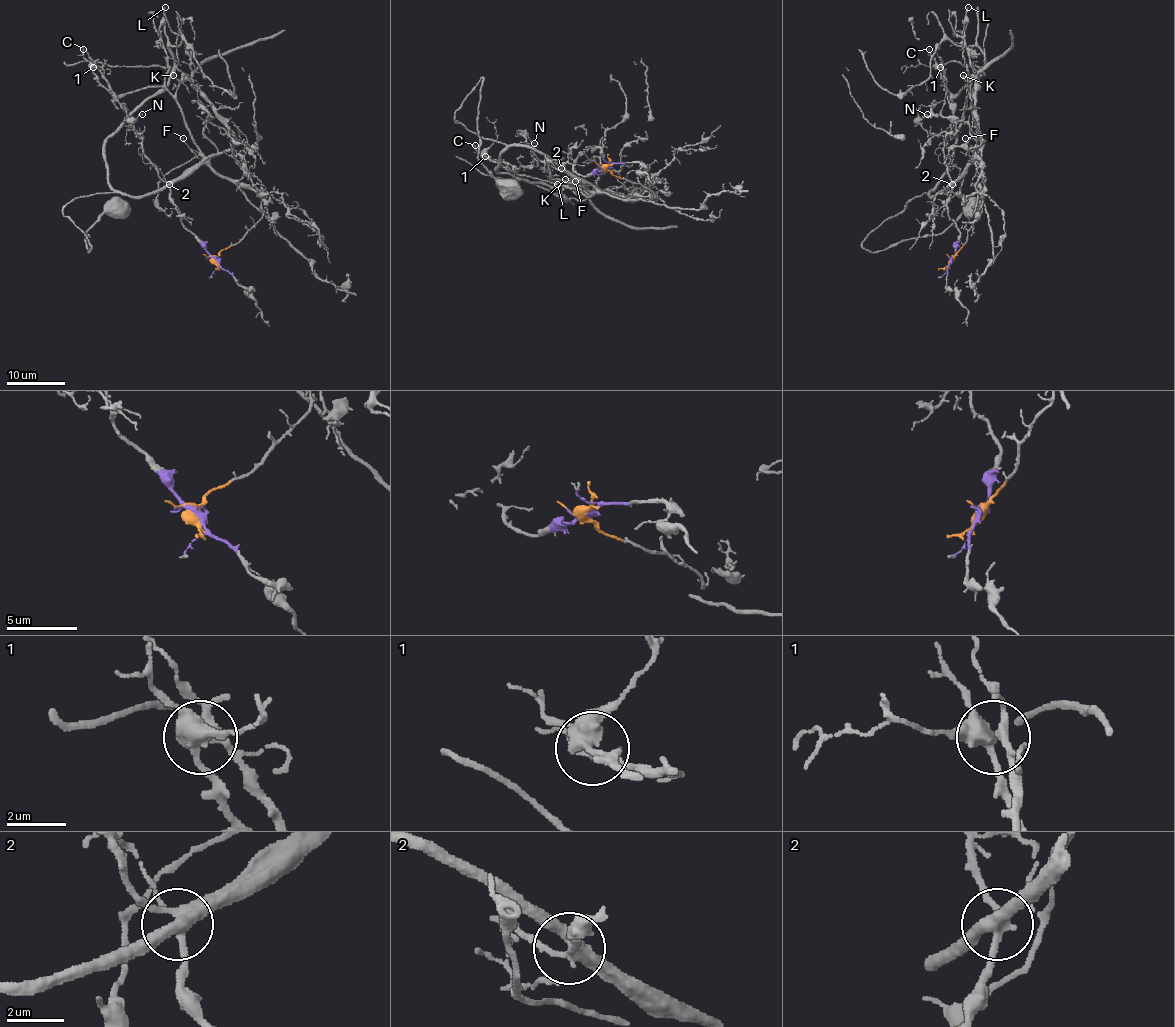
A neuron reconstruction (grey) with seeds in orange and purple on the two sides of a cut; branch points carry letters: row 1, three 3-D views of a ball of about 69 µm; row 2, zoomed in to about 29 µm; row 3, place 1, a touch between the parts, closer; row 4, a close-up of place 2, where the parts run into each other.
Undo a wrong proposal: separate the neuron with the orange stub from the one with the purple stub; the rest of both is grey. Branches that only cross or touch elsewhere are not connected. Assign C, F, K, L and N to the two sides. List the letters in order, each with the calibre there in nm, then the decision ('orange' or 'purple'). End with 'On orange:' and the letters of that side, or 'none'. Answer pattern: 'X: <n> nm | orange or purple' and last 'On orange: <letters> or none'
C: 80 nm | orange
F: 100 nm | orange
K: 130 nm | orange
L: 140 nm | orange
N: 120 nm | purple
On orange: C, F, K, L

